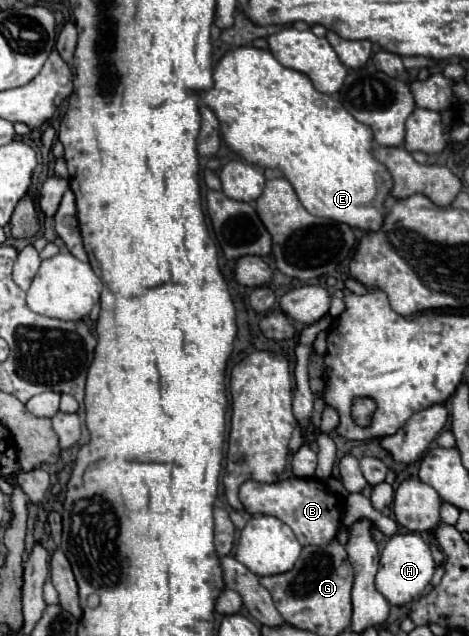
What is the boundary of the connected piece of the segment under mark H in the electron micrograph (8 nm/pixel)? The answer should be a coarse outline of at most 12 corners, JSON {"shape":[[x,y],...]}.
{"shape":[[415,532],[387,540],[377,590],[395,606],[421,596],[435,572]]}

